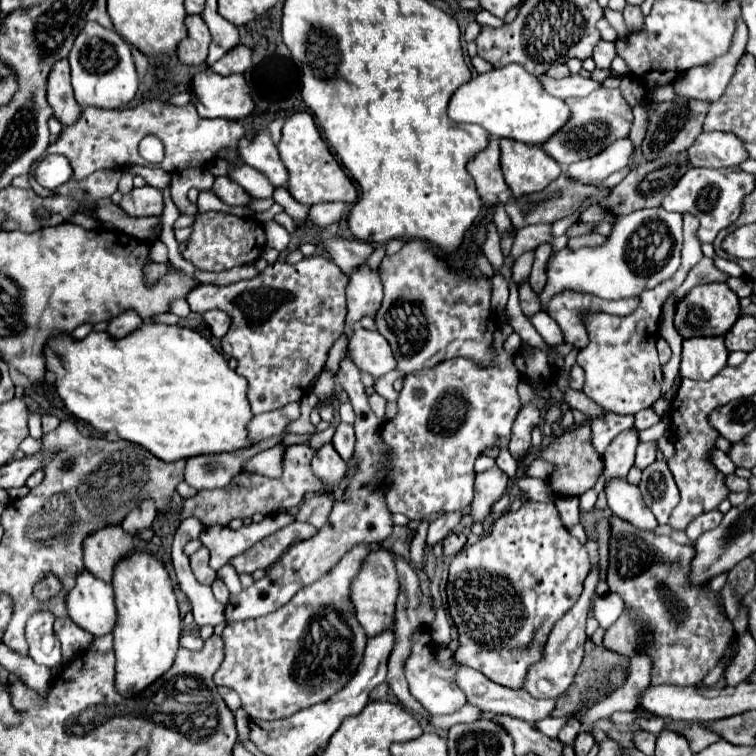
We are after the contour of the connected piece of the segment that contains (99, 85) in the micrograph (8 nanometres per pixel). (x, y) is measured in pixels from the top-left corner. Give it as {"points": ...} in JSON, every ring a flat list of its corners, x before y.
{"points":[[87,22,69,54,71,64,71,84,75,90,75,100,81,108,121,108,135,98,139,78,135,72,135,62,131,56,131,46,109,28,97,22]]}

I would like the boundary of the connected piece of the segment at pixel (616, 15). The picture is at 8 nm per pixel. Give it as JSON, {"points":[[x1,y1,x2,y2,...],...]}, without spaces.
{"points":[[605,8,603,12,605,12,607,22,617,30,619,38,627,38,627,36,629,36,629,30,627,30,627,26,625,26,625,22,623,22,621,12,615,12,615,10,611,10,611,8]]}

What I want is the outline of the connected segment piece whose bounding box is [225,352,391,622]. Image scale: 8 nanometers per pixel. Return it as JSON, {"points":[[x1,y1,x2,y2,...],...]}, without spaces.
{"points":[[345,352,345,358,339,364,337,382,349,394,351,404,353,404,355,414,357,414,357,420,355,420,357,444,355,444,355,454,349,460,353,478,349,480,345,502,335,502,327,524,313,538,301,540,301,542,295,542,293,546,289,546,285,550,285,554,283,554,283,558,279,558,279,562,275,562,275,566,267,568,267,572,265,572,265,576,261,580,257,580,249,588,243,588,237,596,229,596,229,600,225,604,225,622,249,620,249,618,259,618,259,616,271,614,273,610,283,606,293,594,297,594,303,586,309,586,317,578,327,574,327,570,331,570,331,566,337,564,341,560,341,556,353,544,385,542,391,536,391,512,385,506,383,486,375,486,375,478,381,478,377,474,383,474,383,468,379,468,379,466,385,464,387,446,385,446,385,442,379,436,381,420,369,408,365,386,363,386,359,374,361,372,353,364,349,352]]}

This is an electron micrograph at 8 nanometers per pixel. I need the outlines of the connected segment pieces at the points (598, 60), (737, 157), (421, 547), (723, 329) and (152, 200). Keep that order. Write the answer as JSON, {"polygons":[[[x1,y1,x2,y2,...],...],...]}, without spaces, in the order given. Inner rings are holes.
{"polygons":[[[601,40,601,42,595,46,595,50,593,50,595,66,601,68,601,70,607,70,609,64,611,64,611,60,613,60,615,56,617,56,617,52,615,52,615,42,605,42,605,40]],[[701,132,687,150,687,160,697,168,739,166,747,158,743,142,727,132]],[[421,520,415,538,413,538,410,544,410,558,413,564,417,568,423,571,425,571,425,567,426,567,423,561,423,555,424,555,425,547,427,546,426,535,427,535,428,527,429,527,429,521]],[[703,284,695,286,681,302,677,302,675,328,685,340,699,336,725,336,733,328,733,322,739,318,739,314,739,298,727,284]],[[153,186,133,188,123,196,119,206,129,216,161,216,163,214,163,194]]]}

